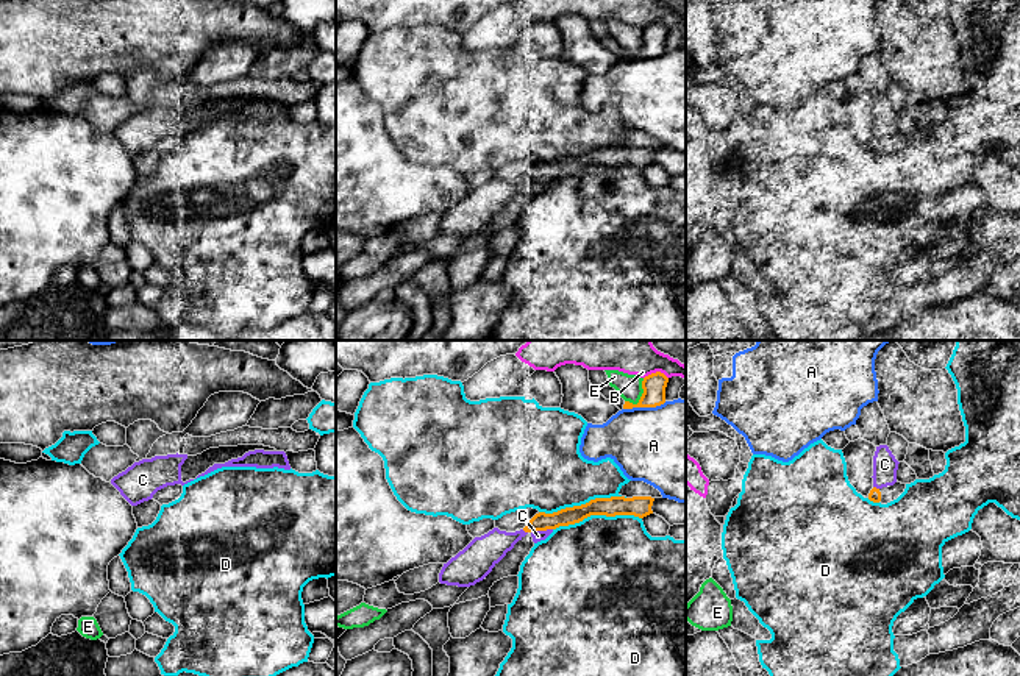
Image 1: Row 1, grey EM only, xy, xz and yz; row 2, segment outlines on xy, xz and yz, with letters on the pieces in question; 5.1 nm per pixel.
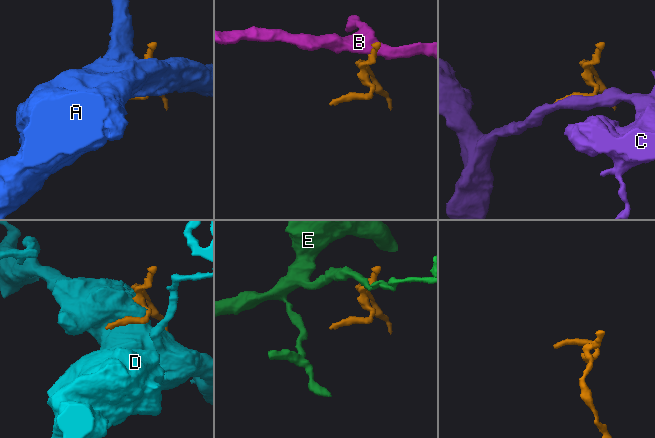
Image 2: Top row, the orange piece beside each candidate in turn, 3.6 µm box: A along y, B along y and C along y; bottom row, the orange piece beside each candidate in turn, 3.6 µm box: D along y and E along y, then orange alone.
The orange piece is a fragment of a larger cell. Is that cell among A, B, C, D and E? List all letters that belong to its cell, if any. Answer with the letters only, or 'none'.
none

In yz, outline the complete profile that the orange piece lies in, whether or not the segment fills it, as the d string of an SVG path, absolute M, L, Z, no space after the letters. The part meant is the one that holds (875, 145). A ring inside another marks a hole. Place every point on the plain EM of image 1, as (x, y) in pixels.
M895 133L893 136L887 136L883 139L873 137L868 144L868 150L873 153L887 155L893 150L897 150L906 139L906 134Z

